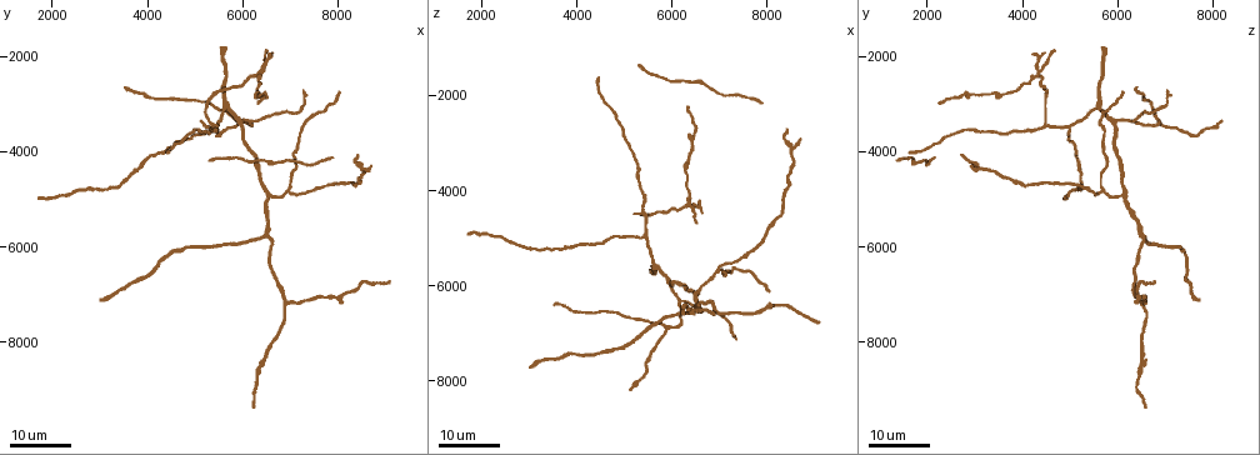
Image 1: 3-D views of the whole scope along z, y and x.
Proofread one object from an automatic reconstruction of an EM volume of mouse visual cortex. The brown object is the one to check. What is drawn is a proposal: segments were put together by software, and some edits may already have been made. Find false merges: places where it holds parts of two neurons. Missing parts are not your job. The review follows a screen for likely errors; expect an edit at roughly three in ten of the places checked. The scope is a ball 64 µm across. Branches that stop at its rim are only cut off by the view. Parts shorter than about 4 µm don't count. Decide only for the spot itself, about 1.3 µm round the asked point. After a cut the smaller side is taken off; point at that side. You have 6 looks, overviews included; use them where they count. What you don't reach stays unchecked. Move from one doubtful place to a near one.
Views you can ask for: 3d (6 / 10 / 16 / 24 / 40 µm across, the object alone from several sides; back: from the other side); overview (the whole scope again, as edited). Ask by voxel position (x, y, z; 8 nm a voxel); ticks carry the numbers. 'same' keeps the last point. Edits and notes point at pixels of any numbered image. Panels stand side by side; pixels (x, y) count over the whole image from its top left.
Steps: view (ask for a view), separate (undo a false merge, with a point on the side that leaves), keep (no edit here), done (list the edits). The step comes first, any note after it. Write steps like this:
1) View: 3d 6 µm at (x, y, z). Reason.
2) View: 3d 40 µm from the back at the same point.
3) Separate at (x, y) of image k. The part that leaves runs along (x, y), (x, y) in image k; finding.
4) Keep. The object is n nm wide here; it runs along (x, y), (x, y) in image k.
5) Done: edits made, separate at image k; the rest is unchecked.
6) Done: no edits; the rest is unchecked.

View: 3d 16 µm at (6550, 5750, 6550).

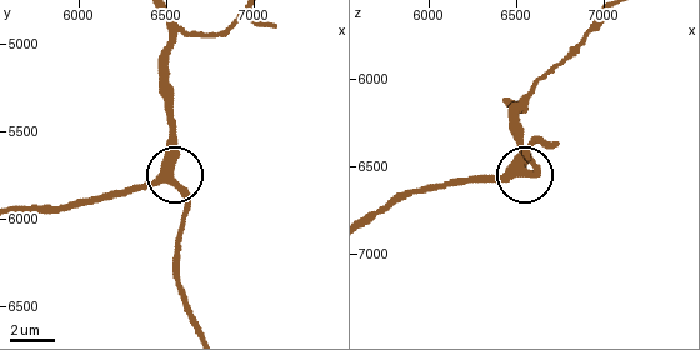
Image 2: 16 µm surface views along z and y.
View: 3d 10 µm at (6500, 5780, 6540). Closer look.

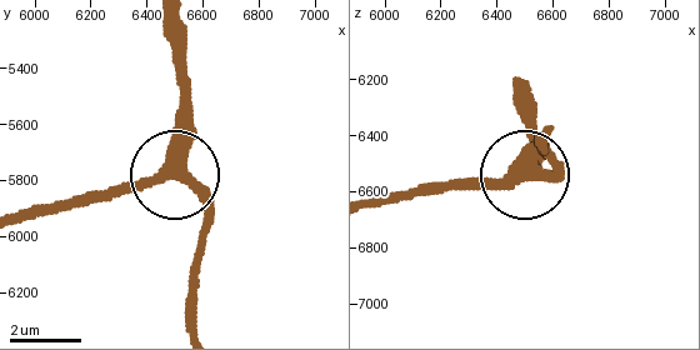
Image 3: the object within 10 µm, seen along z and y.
Keep. The object is 370 nm wide here; it runs along (525, 86), (530, 170), (551, 173), (551, 158) in image 3; one neuron here.

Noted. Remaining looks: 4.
View: 3d 24 µm at (6200, 3400, 6350). Three arms meet.

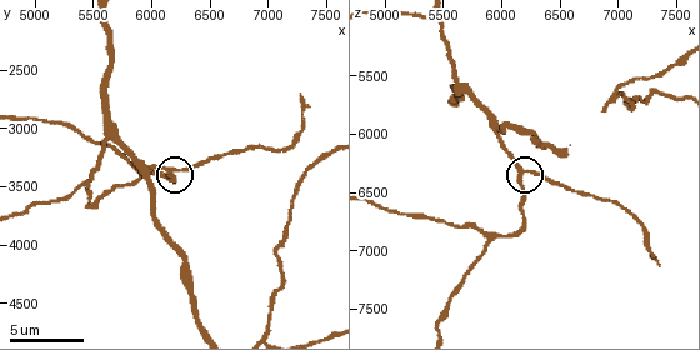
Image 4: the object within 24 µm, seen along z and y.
View: 3d 6 µm at (6180, 3340, 6320).

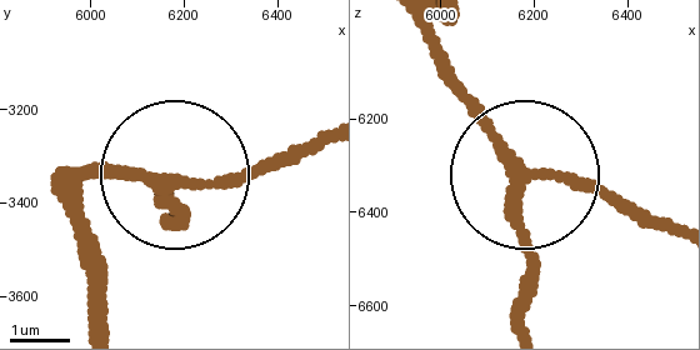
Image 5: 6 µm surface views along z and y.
View: 3d 6 µm from the back at (6195, 3355, 6310).

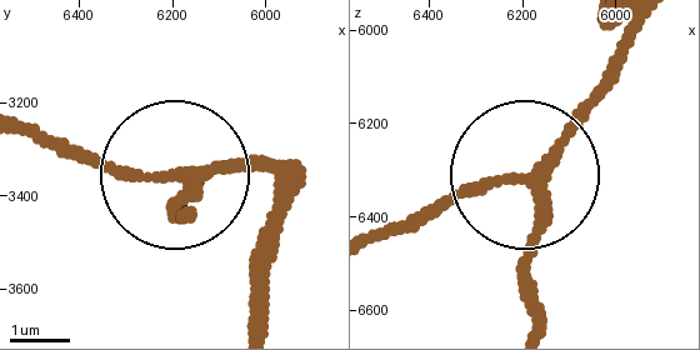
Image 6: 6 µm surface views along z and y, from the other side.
Keep. It runs along (621, 25), (611, 85), (546, 160), (383, 224) in image 6; one neuron here.

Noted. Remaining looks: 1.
Done: no edits; the rest is unchecked.

